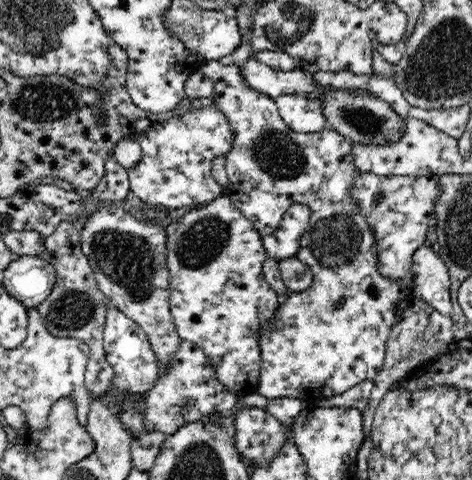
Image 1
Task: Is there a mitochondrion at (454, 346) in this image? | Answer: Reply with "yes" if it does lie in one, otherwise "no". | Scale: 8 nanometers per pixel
no

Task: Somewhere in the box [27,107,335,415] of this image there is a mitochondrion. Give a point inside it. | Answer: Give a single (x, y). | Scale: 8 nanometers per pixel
(126, 259)

